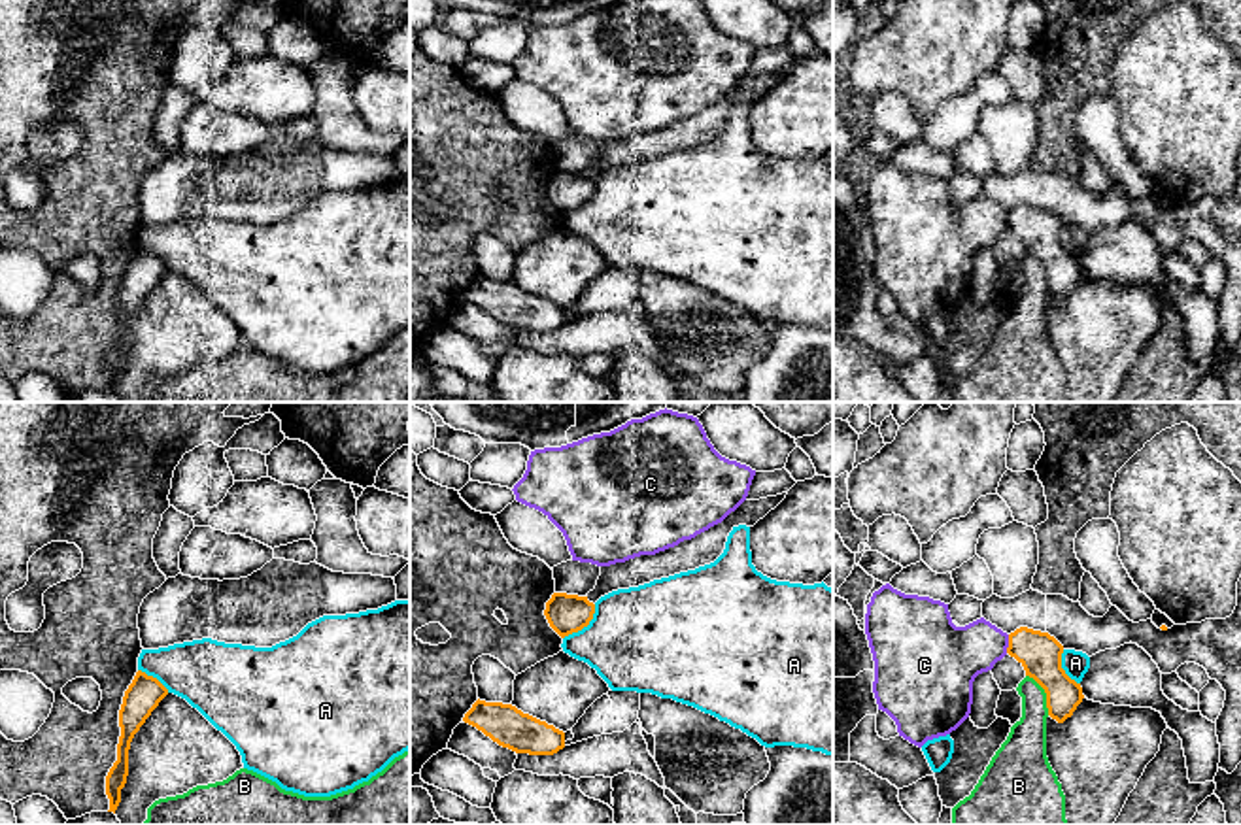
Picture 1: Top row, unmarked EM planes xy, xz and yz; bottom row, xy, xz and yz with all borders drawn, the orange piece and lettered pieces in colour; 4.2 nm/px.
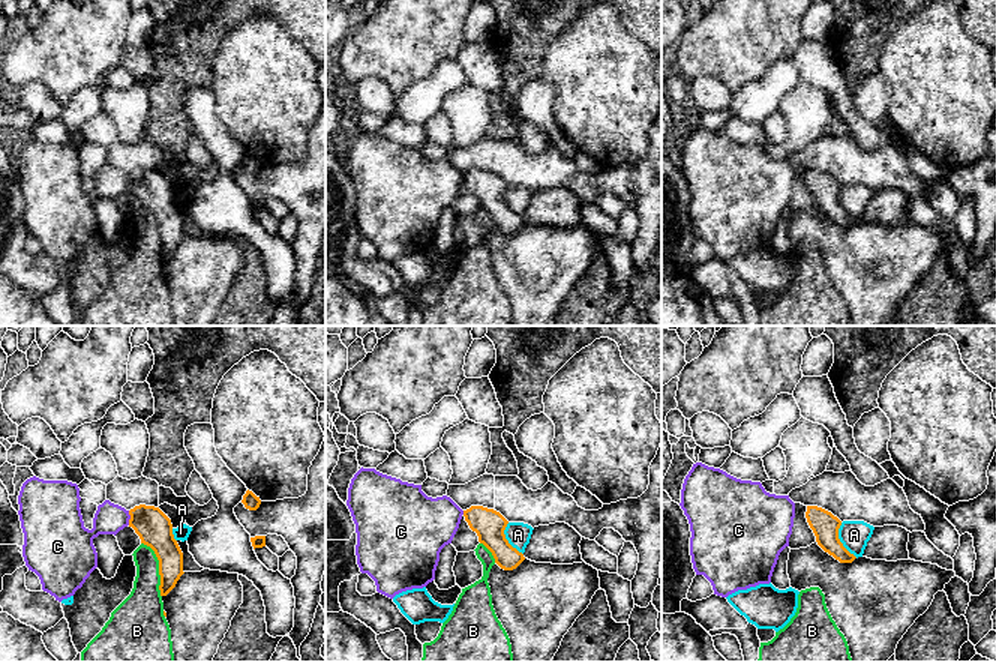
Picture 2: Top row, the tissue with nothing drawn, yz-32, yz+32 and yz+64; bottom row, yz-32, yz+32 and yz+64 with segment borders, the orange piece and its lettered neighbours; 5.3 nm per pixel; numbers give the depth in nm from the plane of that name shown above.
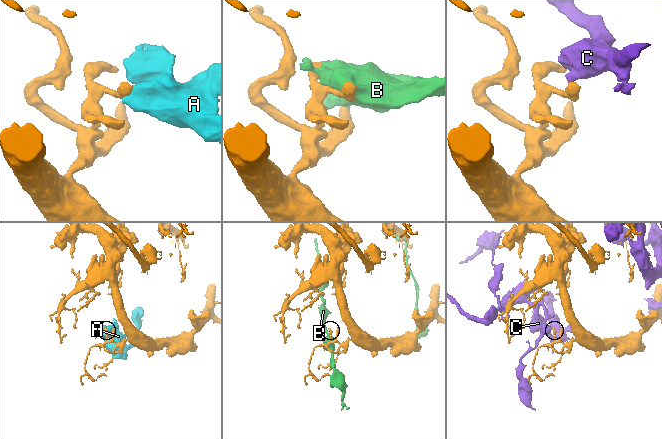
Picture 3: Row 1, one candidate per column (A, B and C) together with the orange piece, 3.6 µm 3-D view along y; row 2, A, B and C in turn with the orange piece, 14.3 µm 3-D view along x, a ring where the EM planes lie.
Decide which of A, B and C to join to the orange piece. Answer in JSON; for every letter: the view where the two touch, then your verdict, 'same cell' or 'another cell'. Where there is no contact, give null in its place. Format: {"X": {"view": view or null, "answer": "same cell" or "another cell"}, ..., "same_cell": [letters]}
{"A": {"view": "xz", "answer": "another cell"}, "B": {"view": "yz", "answer": "another cell"}, "C": {"view": "yz", "answer": "another cell"}, "same_cell": []}

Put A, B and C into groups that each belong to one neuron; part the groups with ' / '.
A / B / C

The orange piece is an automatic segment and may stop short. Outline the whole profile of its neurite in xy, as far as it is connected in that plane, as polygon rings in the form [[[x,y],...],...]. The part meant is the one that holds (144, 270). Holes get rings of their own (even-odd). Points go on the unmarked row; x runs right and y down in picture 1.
[[[138,247],[132,261],[125,268],[123,281],[119,287],[121,313],[117,321],[117,338],[106,353],[106,372],[110,376],[110,387],[117,387],[121,379],[121,366],[128,353],[128,327],[134,311],[159,283],[159,279],[168,272],[168,266],[153,253]]]

